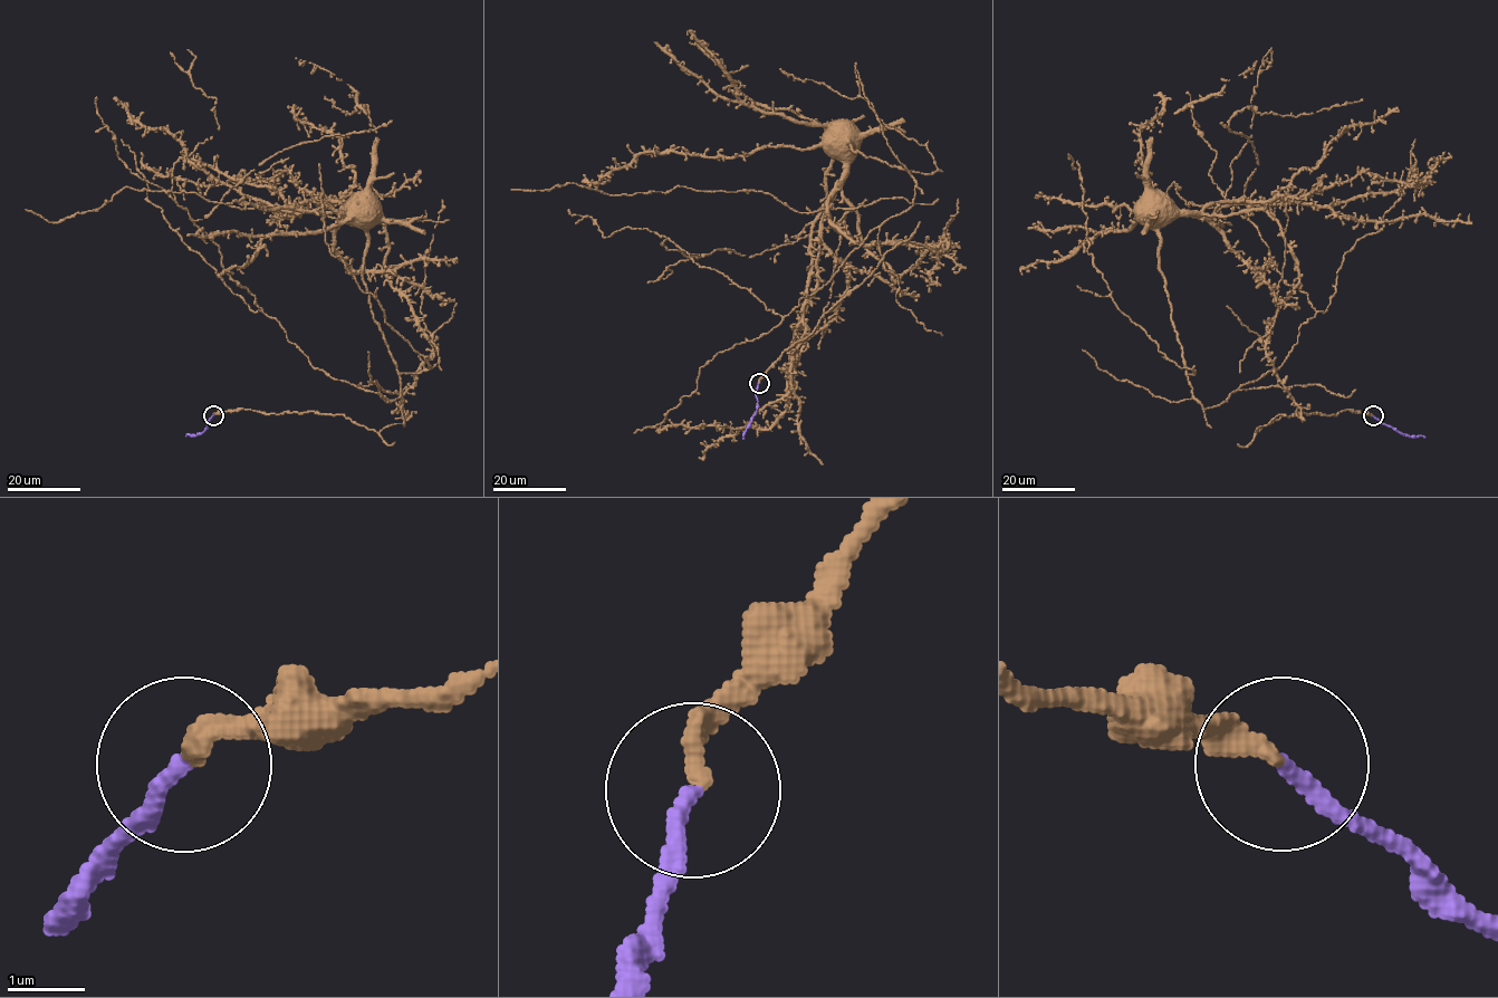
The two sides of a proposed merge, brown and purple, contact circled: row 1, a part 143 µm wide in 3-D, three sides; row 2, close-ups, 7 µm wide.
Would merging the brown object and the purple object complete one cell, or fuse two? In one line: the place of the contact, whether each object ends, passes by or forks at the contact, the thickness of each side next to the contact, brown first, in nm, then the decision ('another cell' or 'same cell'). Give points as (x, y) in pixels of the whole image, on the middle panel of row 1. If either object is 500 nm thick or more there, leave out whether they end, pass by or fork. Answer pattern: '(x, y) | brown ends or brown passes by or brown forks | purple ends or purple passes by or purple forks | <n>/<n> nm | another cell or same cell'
(759, 383) | brown ends | purple ends | 240/200 nm | same cell

